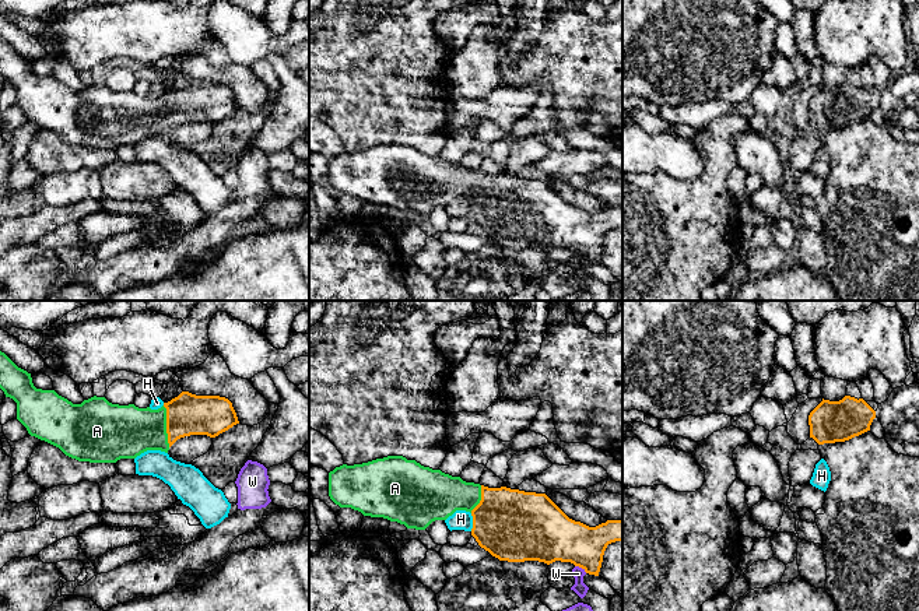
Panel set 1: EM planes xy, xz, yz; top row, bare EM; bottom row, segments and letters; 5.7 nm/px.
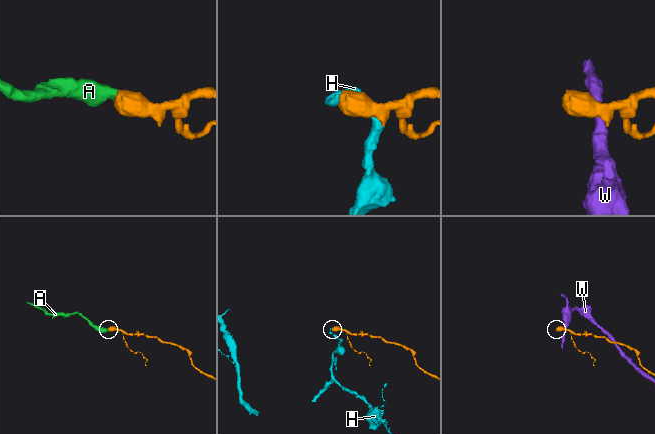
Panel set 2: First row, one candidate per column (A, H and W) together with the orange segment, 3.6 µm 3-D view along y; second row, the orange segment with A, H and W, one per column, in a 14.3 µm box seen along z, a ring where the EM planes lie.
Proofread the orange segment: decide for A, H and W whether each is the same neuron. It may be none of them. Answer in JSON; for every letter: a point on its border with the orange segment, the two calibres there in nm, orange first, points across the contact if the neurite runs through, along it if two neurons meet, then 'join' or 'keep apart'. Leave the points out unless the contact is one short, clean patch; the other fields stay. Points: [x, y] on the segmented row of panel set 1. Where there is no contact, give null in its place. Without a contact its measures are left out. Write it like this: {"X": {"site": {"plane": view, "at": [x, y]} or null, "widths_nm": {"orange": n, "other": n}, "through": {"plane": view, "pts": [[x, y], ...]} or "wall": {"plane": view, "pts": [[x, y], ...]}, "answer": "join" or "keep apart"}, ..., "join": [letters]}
{"A": {"site": {"plane": "xy", "at": [167, 427]}, "widths_nm": {"orange": 240, "other": 300}, "through": {"plane": "xy", "pts": [[188, 414], [174, 420], [167, 427], [123, 431]]}, "answer": "join"}, "H": {"site": {"plane": "xz", "at": [473, 522]}, "widths_nm": {"orange": 420, "other": 110}, "wall": {"plane": "xz", "pts": [[470, 513], [472, 530]]}, "answer": "keep apart"}, "W": {"site": {"plane": "xz", "at": [581, 566]}, "widths_nm": {"orange": 300, "other": 80}, "wall": {"plane": "xz", "pts": [[575, 565], [586, 572]]}, "answer": "keep apart"}, "join": ["A"]}

